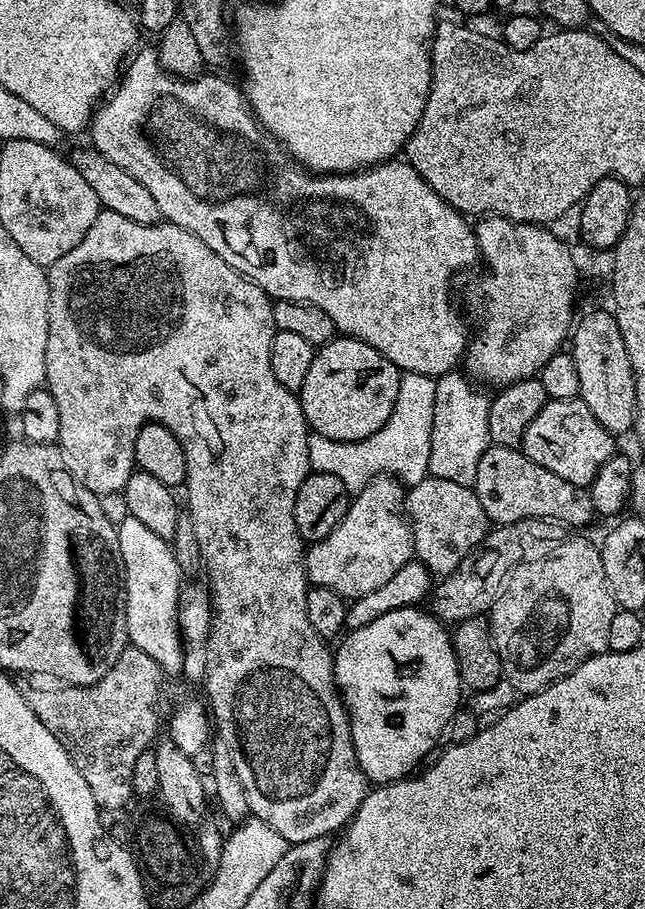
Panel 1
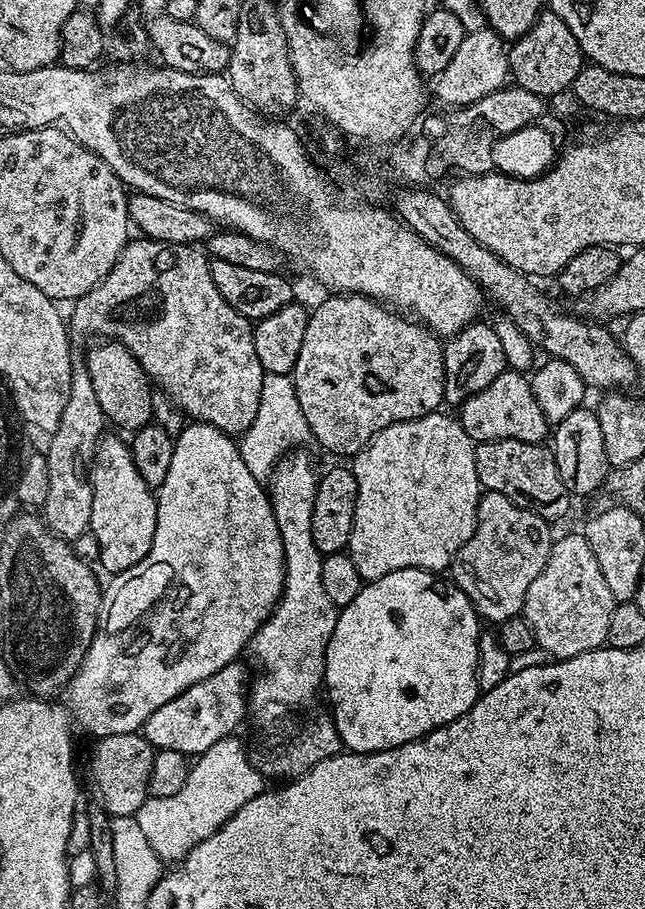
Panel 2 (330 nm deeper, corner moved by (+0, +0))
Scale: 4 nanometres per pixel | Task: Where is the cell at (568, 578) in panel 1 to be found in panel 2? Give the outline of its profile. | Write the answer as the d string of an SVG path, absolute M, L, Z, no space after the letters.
M576 531L553 539L542 574L526 590L522 615L530 630L534 630L536 648L546 650L556 660L565 660L607 645L610 614L614 614L617 603L614 594L610 594L610 586L606 586L594 550L590 550L590 542Z

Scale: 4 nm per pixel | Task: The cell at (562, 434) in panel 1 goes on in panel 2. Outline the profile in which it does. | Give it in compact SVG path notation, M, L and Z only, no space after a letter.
M505 370L486 386L486 390L478 390L470 398L466 398L458 408L458 419L462 430L470 434L474 442L486 440L517 440L542 444L549 439L550 425L546 414L542 414L542 406L534 399L532 381L523 372Z

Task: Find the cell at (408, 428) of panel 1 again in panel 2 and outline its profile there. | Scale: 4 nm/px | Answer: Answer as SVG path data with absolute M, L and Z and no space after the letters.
M265 375L262 398L258 398L258 414L254 414L254 422L250 422L238 440L242 462L246 462L250 474L262 482L267 481L281 458L293 450L303 449L304 443L311 440L312 431L306 422L306 414L302 414L302 406L298 406L298 390L291 375Z

